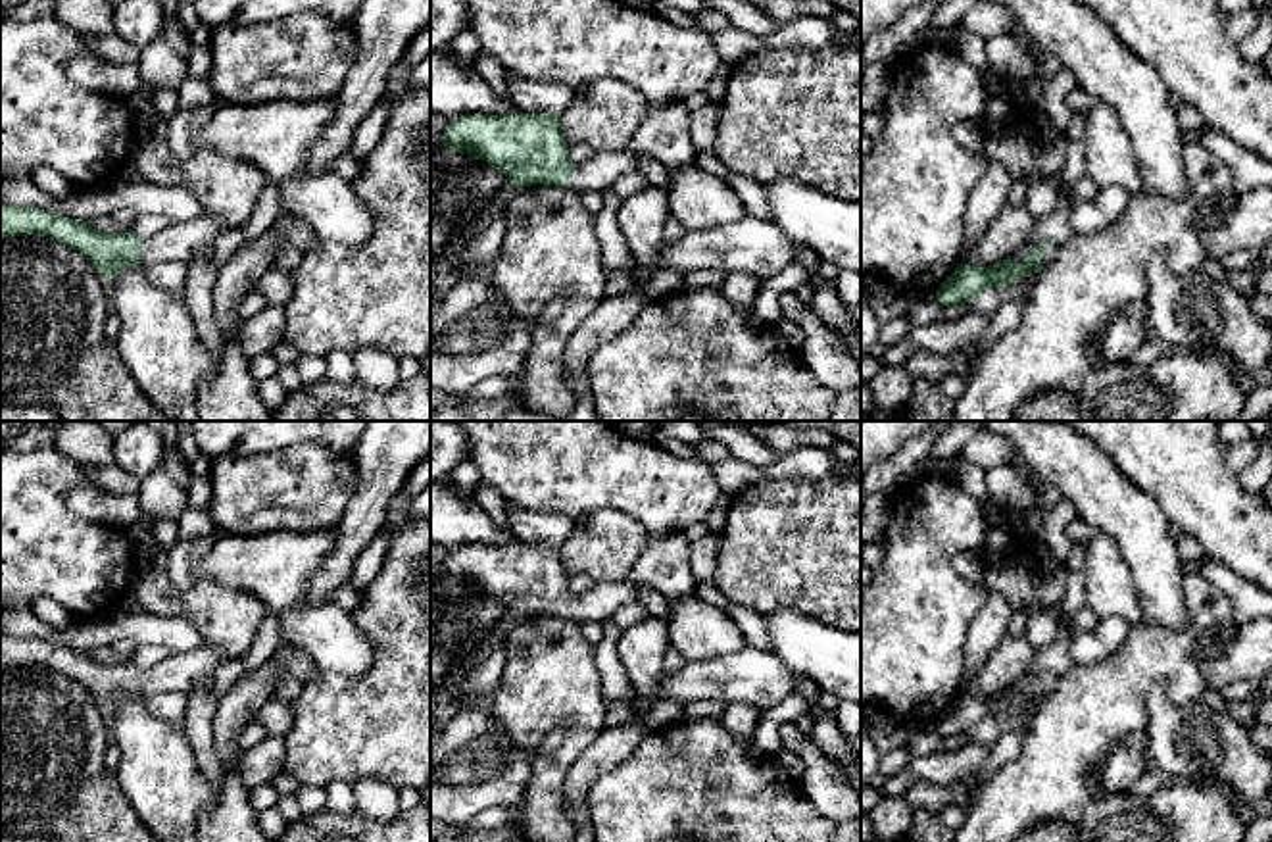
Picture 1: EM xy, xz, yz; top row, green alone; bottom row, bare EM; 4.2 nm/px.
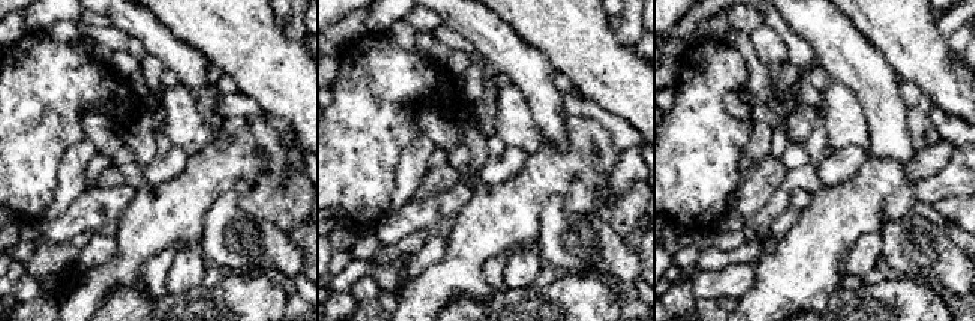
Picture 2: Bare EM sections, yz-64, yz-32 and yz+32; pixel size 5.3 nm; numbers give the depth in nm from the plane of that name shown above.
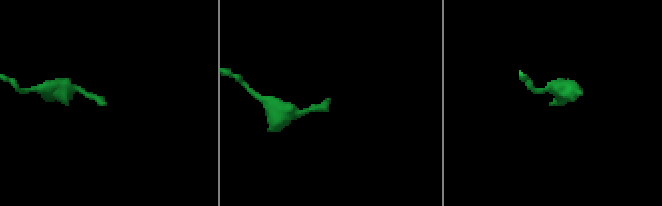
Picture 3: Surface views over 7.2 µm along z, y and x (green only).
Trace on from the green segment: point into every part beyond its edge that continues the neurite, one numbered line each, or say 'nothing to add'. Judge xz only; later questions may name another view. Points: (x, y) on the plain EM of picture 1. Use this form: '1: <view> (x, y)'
1: xz (602, 600)

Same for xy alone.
1: xy (179, 671)

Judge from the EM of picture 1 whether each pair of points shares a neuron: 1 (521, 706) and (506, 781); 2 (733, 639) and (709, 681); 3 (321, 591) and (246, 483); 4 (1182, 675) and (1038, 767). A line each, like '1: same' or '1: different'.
1: different
2: different
3: different
4: same

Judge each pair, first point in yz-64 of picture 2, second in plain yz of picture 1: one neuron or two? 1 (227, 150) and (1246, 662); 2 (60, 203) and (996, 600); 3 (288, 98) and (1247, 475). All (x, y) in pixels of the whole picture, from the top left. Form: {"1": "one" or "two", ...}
{"1": "two", "2": "one", "3": "two"}

